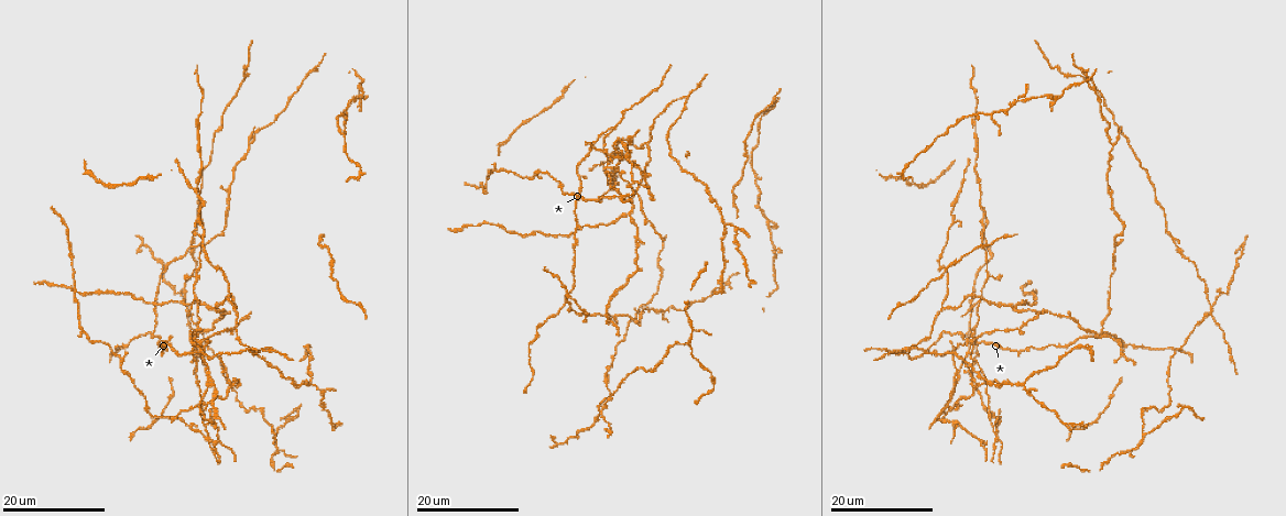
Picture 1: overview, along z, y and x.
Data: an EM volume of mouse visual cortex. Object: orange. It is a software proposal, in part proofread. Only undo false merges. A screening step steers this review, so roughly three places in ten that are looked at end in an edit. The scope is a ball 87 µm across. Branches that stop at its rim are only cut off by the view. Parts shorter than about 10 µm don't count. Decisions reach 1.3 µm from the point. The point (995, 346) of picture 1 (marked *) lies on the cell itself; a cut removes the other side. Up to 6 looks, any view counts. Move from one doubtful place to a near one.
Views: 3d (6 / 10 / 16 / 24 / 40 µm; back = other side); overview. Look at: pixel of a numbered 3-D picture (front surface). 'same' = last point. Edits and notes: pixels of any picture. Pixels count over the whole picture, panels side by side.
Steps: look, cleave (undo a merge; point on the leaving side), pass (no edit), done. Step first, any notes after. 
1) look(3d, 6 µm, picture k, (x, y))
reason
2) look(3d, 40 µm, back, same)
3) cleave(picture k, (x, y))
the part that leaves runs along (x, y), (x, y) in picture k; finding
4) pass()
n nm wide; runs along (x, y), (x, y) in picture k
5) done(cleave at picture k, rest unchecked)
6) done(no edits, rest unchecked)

look(3d, 24 µm, picture 1, (1013, 309))
three-way junction

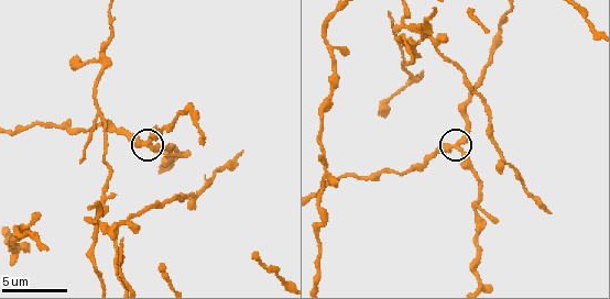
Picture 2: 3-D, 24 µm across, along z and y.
look(3d, 10 µm, picture 2, (453, 147))

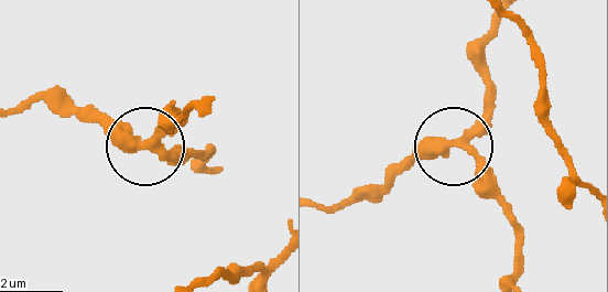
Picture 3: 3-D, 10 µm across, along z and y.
pass()
runs along (205, 97), (133, 142), (89, 105) in picture 3; continuous, no second cell

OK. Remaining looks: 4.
look(3d, 16 µm, picture 1, (200, 350))
three-way junction

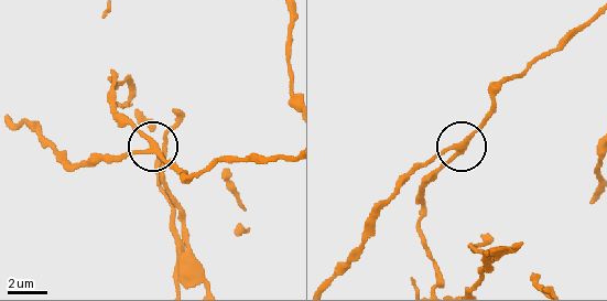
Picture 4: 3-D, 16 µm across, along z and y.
look(3d, 6 µm, picture 4, (461, 153))

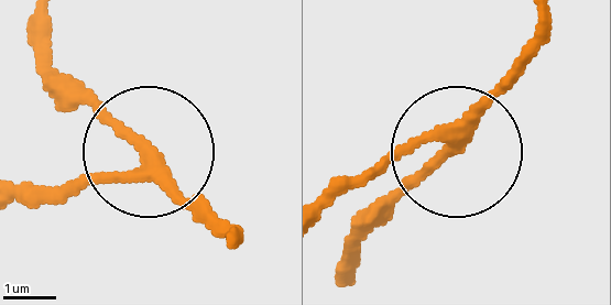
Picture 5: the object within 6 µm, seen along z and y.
pass()
runs along (328, 208), (407, 151), (456, 146), (521, 67) in picture 5; one cell here

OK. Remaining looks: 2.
look(3d, 24 µm, picture 1, (896, 348))
a fork

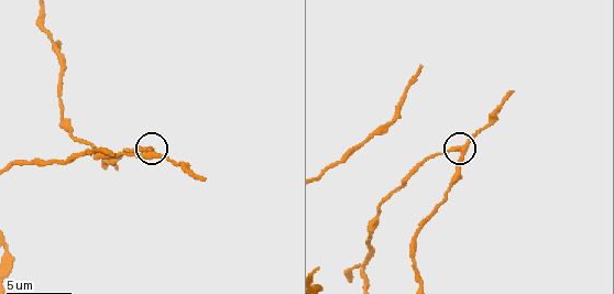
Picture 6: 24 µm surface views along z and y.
look(3d, 6 µm, picture 6, (462, 148))
zoom in

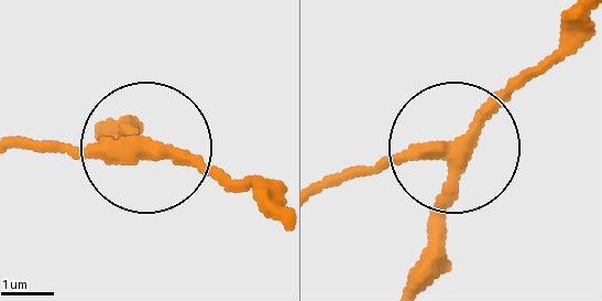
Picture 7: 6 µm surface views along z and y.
pass()
270 nm wide; runs along (13, 141), (184, 153), (272, 180) in picture 7; one cell here

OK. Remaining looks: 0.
done(no edits, rest unchecked)

